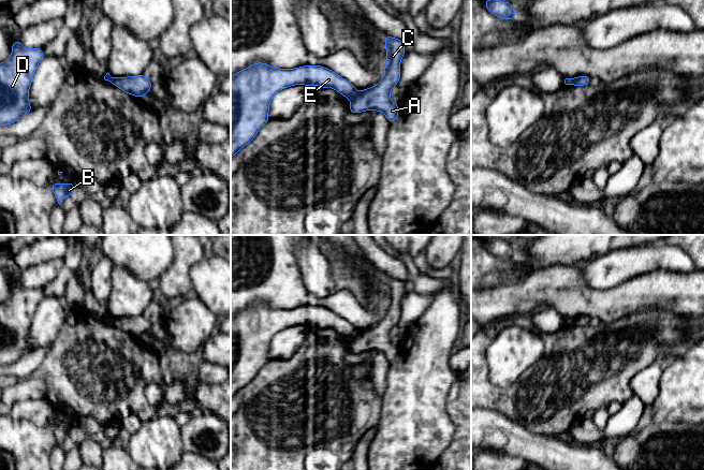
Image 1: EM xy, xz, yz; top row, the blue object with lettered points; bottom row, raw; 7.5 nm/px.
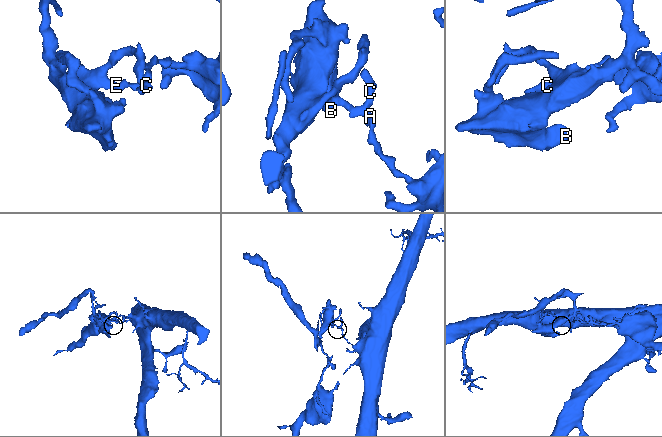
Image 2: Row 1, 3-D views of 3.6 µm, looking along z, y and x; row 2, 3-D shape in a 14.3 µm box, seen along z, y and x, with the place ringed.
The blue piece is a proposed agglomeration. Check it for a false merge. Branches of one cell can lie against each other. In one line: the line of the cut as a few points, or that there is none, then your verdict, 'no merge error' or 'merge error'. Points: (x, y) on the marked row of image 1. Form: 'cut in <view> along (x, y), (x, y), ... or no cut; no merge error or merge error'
cut in xz along (357, 92), (350, 99); merge error

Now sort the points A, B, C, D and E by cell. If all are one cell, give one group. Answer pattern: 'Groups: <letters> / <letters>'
Groups: A C / B D E

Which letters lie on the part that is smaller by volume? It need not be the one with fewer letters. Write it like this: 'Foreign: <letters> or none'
Foreign: B, D, E

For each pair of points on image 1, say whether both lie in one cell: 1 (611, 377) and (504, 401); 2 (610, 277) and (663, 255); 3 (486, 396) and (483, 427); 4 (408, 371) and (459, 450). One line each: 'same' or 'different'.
1: same
2: same
3: different
4: different

